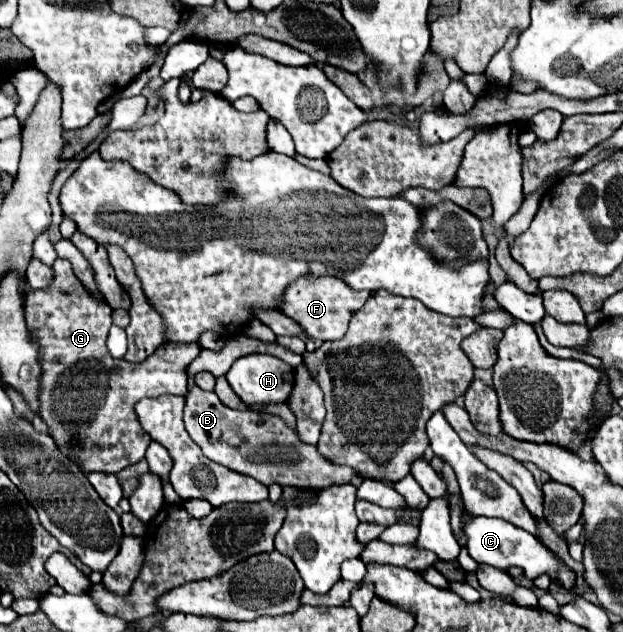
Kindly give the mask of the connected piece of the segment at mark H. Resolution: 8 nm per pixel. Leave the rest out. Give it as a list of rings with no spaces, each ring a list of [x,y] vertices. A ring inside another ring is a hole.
[[[249,354],[233,362],[231,370],[225,374],[233,392],[245,402],[245,404],[257,404],[257,402],[285,402],[285,396],[289,396],[293,388],[293,368],[285,364],[283,360],[269,356],[269,354]]]

